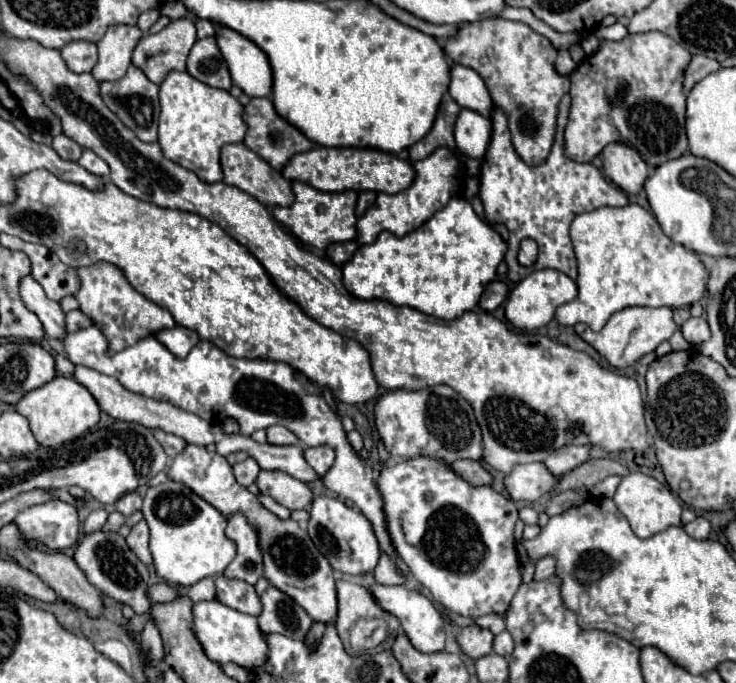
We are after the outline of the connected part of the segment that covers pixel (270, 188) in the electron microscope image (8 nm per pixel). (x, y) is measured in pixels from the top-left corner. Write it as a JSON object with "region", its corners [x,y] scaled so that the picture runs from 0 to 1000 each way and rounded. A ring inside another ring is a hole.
{"region":[[[317,209],[317,212],[306,212],[300,218],[300,247],[303,247],[303,268],[325,274],[327,280],[338,283],[341,288],[346,288],[349,294],[355,294],[363,303],[393,303],[398,297],[398,280],[395,280],[395,265],[387,262],[379,250],[376,250],[376,265],[371,259],[368,245],[352,233],[344,221],[338,221],[330,209]]]}

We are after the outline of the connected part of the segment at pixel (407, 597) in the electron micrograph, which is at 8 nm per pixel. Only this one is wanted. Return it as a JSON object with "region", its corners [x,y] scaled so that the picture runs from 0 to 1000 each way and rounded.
{"region":[[[507,851],[499,862],[501,862],[501,868],[507,868],[507,877],[512,880],[512,886],[520,895],[526,895],[542,906],[550,930],[556,933],[556,939],[561,941],[561,947],[567,953],[575,953],[575,956],[602,953],[602,947],[605,947],[605,909],[580,871],[575,871],[569,865],[558,865],[550,857],[515,857],[512,851]]]}

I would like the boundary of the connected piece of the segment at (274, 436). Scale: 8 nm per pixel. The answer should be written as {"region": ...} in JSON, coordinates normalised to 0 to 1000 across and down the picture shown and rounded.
{"region":[[[371,622],[363,628],[363,646],[368,652],[404,652],[406,643],[393,631],[387,628],[385,622]]]}

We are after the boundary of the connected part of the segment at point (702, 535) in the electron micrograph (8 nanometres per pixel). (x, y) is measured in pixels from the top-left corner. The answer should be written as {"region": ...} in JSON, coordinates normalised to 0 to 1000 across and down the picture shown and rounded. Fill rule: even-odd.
{"region":[[[947,757],[942,766],[931,769],[928,775],[931,775],[931,780],[936,780],[936,786],[950,789],[950,792],[961,789],[963,780],[966,780],[966,769],[963,769],[963,763],[958,757]]]}

